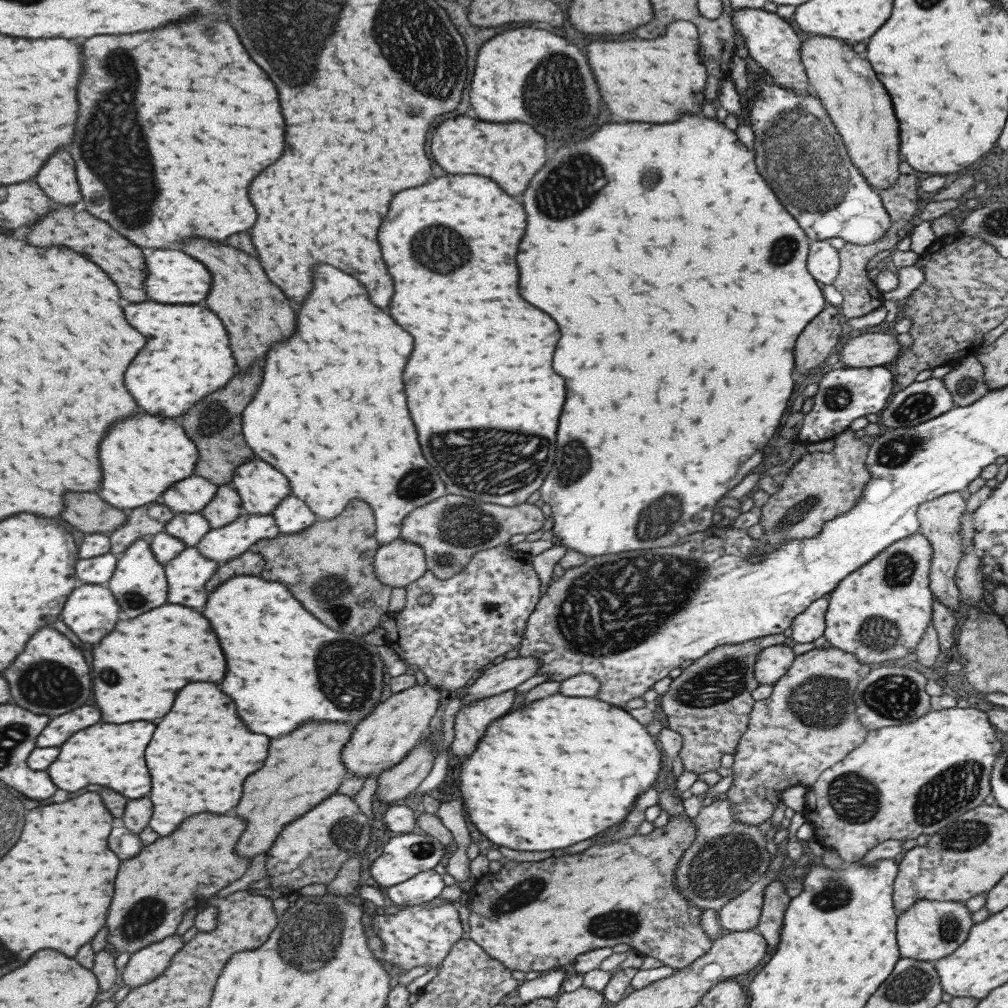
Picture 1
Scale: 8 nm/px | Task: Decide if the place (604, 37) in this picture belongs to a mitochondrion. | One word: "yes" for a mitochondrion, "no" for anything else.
no

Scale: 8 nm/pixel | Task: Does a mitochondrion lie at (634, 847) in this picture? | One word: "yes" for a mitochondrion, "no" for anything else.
no

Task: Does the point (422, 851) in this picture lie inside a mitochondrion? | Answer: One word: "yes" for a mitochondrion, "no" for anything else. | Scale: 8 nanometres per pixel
yes

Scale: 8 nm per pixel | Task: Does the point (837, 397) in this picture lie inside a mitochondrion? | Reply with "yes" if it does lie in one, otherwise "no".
yes

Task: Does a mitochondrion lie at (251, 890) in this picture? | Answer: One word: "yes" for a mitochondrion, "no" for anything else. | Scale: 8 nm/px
no

